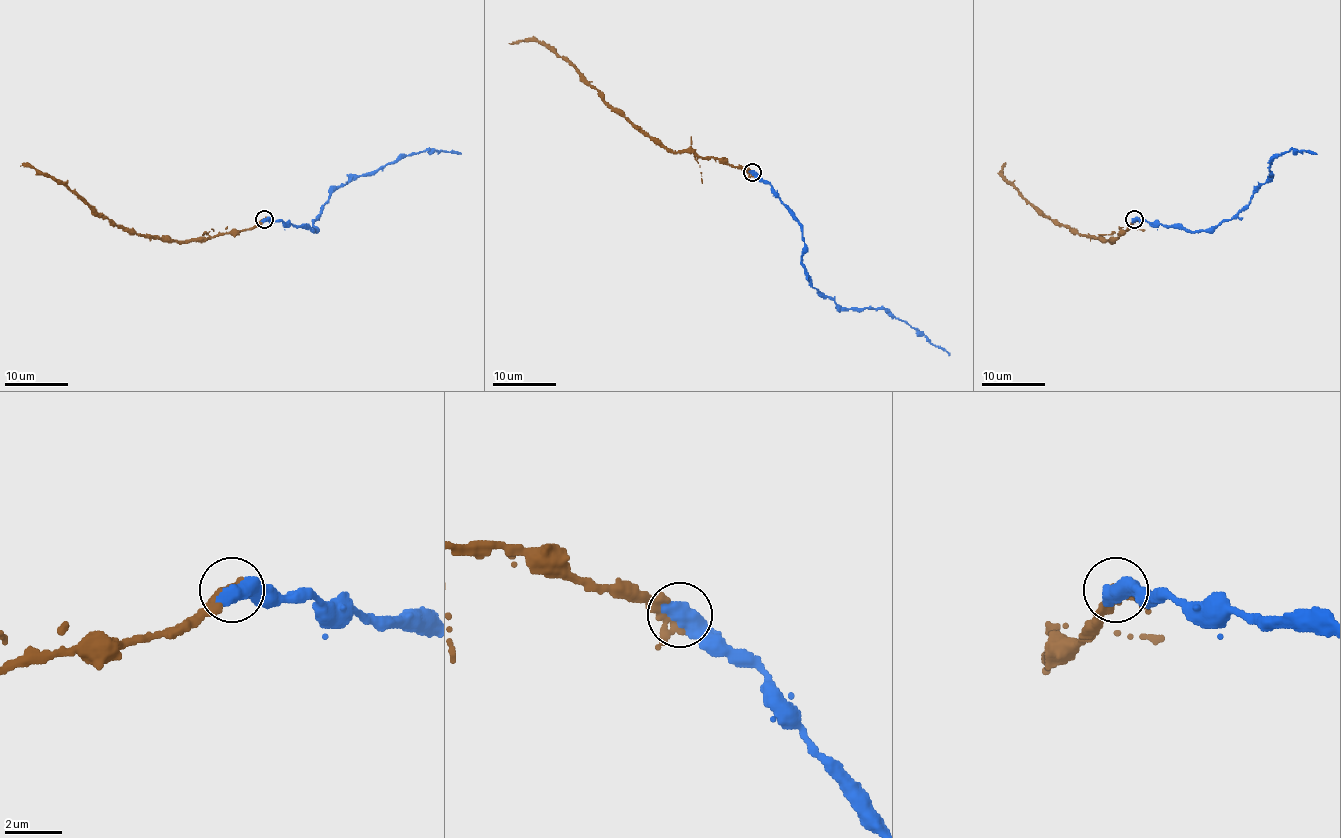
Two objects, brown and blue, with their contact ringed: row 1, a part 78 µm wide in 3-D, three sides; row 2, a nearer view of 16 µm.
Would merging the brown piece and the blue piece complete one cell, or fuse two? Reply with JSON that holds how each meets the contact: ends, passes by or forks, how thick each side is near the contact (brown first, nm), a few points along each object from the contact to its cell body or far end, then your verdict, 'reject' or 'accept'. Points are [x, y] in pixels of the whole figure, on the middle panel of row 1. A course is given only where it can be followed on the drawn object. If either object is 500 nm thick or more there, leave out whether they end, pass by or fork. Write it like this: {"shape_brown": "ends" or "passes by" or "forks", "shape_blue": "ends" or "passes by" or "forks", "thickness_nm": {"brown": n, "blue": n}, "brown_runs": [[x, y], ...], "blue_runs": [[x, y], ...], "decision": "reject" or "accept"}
{"thickness_nm": {"brown": 280, "blue": 650}, "brown_runs": [[752, 172], [686, 151], [669, 151], [618, 113], [597, 89], [554, 51], [538, 41], [509, 43]], "blue_runs": [[752, 172], [769, 185], [798, 223], [804, 242], [801, 265], [822, 295], [841, 308], [883, 308], [950, 355]], "decision": "accept"}

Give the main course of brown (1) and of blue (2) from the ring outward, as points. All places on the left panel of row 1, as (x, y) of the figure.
1: (263, 218), (252, 227), (198, 240), (161, 240), (129, 234), (94, 211), (65, 186), (21, 165)
2: (263, 219), (316, 231), (313, 221), (321, 208), (353, 178), (432, 149), (461, 154)

